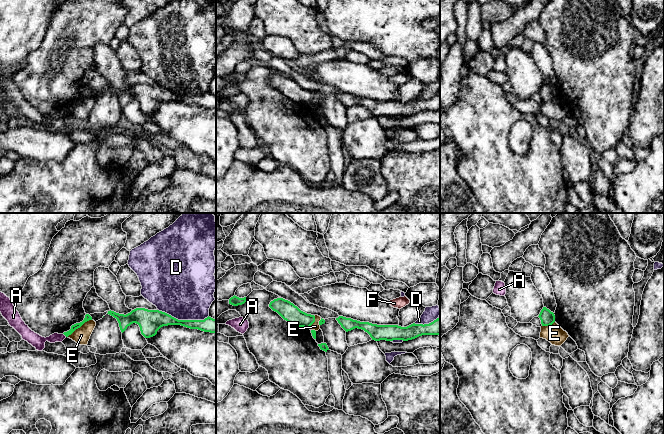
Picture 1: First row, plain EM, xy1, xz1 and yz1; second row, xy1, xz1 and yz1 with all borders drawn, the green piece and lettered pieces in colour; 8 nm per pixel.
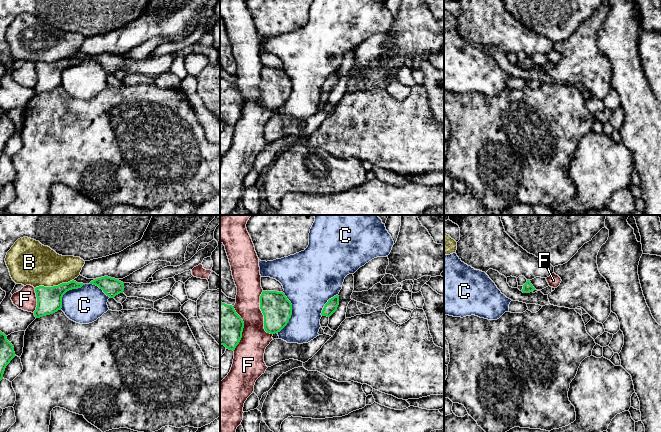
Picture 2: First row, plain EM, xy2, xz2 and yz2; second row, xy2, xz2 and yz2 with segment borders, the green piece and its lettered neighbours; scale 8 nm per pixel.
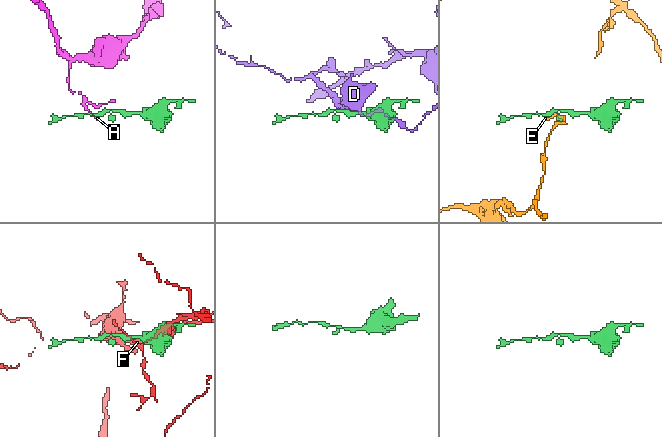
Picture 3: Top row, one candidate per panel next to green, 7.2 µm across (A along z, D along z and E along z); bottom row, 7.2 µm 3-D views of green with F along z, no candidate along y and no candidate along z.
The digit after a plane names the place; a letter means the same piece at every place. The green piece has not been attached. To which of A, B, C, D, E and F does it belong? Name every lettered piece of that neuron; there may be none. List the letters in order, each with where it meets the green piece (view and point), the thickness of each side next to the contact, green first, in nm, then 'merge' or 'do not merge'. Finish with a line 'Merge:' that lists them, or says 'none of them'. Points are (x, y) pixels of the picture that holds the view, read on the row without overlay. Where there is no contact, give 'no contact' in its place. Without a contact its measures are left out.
A: xy1 (65, 111) | 50/110 nm | do not merge
B: xy2 (54, 62) | 200/340 nm | do not merge
C: xz2 (291, 89) | 240/380 nm | do not merge
D: xy1 (183, 96) | 180/480 nm | do not merge
E: xy1 (79, 103) | 50/130 nm | do not merge
F: xz2 (263, 90) | 240/220 nm | do not merge
Merge: none of them

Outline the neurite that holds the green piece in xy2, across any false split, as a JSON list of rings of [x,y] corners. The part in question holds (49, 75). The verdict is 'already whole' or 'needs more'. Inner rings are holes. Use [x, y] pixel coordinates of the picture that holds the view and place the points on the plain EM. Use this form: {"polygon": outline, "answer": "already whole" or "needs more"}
{"polygon": [[[72,56],[68,59],[62,59],[58,62],[44,63],[39,62],[35,64],[37,73],[37,83],[34,87],[36,94],[53,90],[62,84],[63,71],[72,65],[81,64],[83,59],[77,59]]], "answer": "already whole"}

